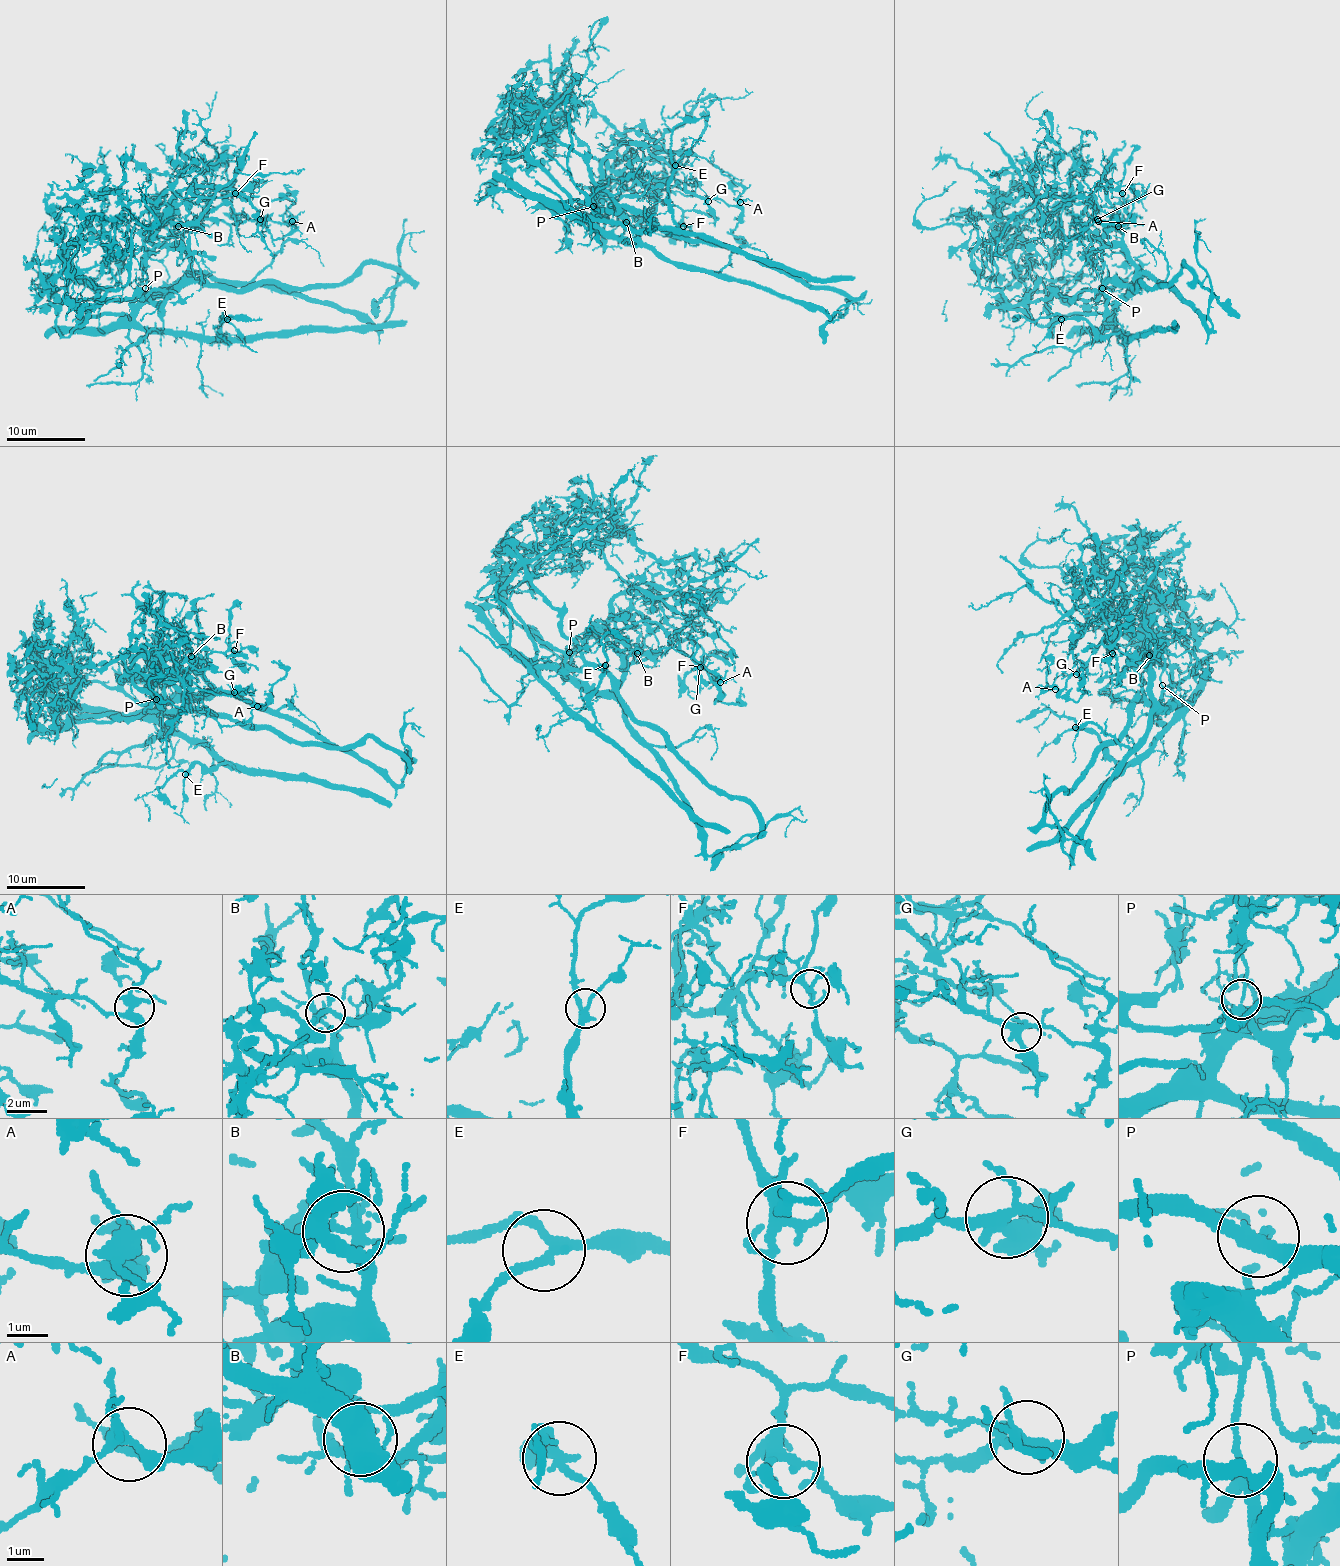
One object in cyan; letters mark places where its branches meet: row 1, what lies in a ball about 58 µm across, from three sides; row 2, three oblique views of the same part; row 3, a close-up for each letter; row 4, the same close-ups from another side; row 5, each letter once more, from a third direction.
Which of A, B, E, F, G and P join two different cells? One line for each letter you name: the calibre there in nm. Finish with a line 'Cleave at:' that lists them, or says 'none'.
B: calibre 200 nm
P: calibre 260 nm
Cleave at: B, P

